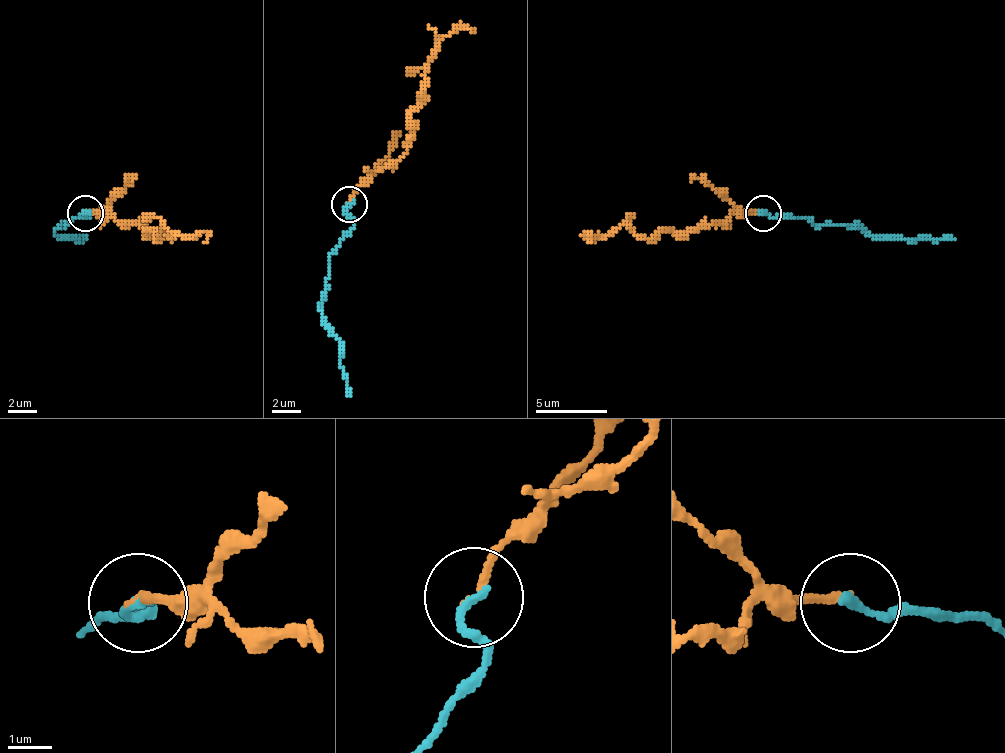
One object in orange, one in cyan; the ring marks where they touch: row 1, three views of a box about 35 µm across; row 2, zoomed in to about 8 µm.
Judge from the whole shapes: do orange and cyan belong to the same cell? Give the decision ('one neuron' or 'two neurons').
two neurons

